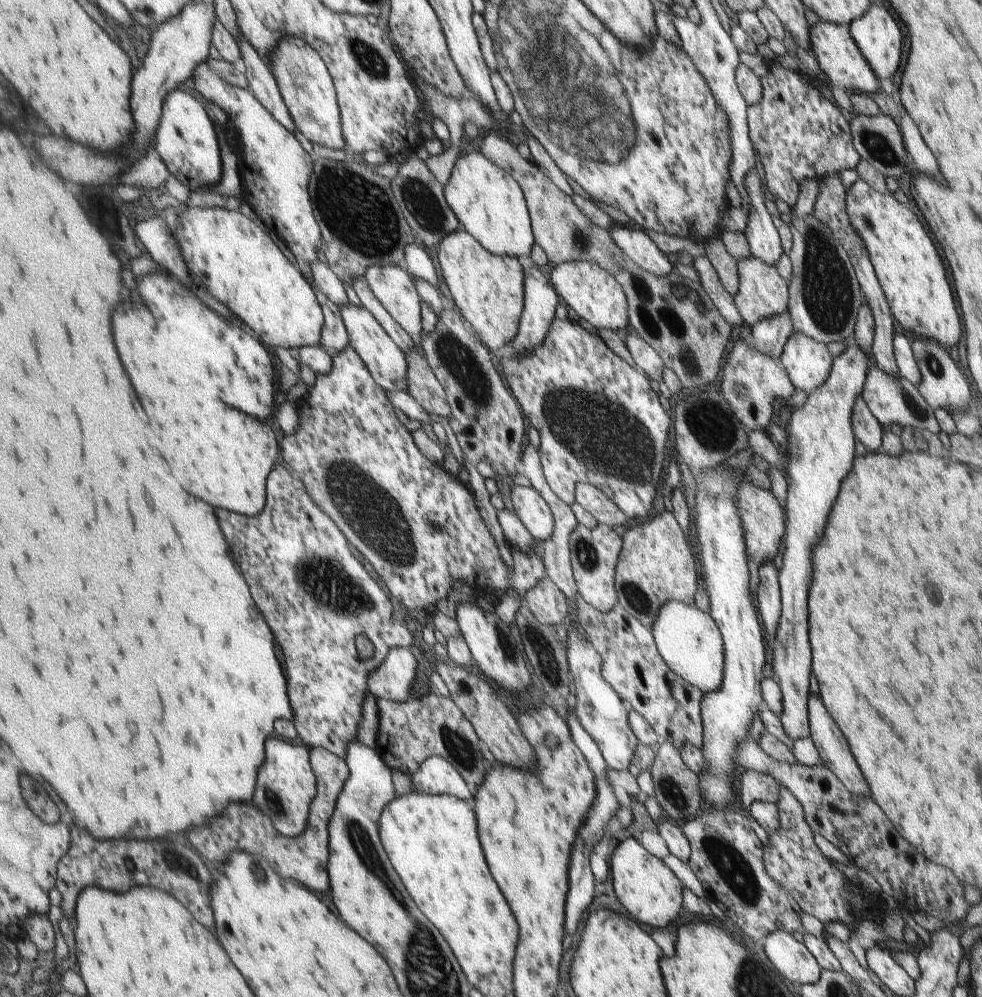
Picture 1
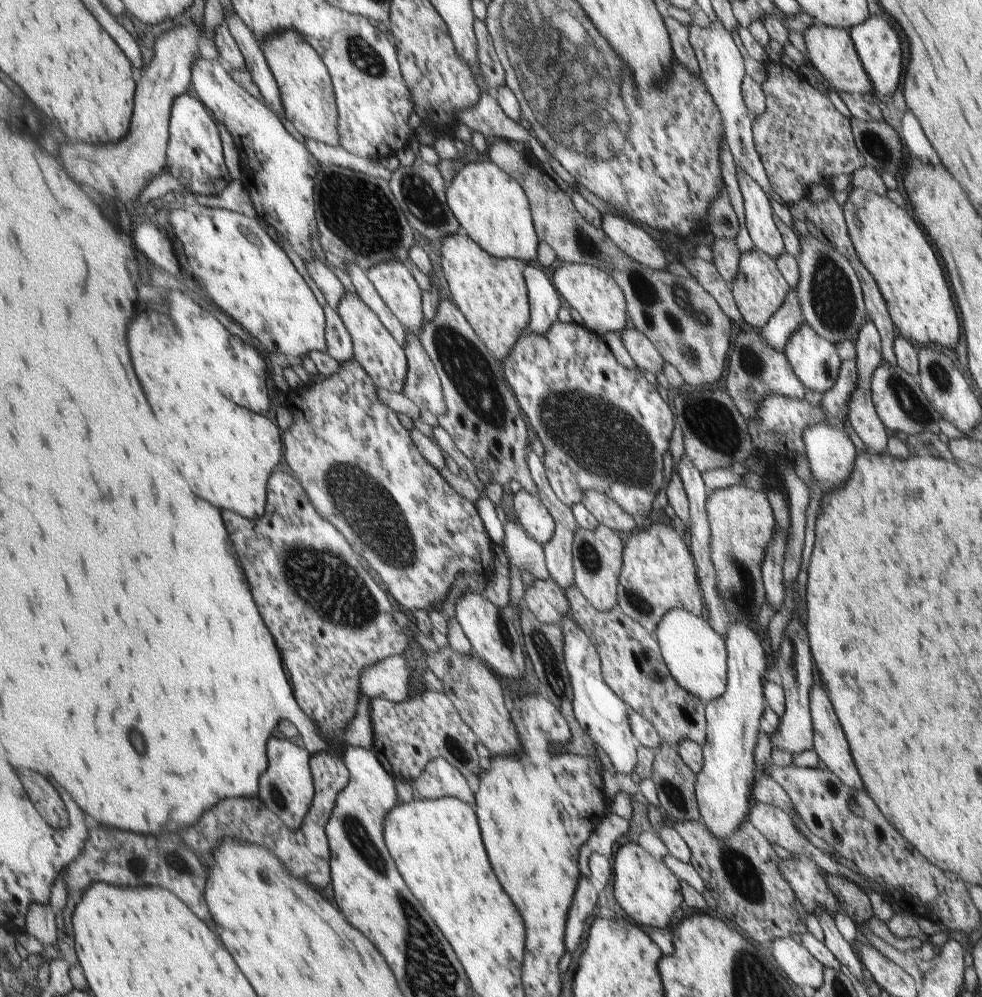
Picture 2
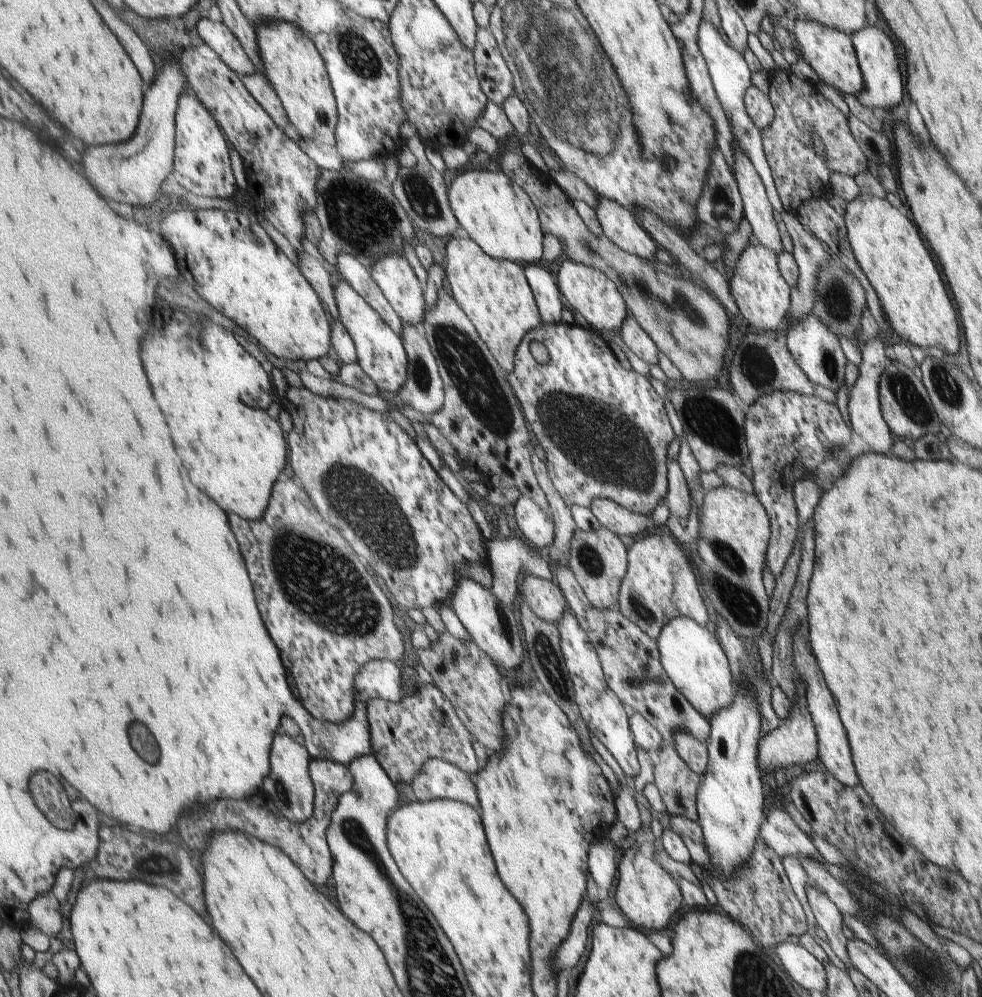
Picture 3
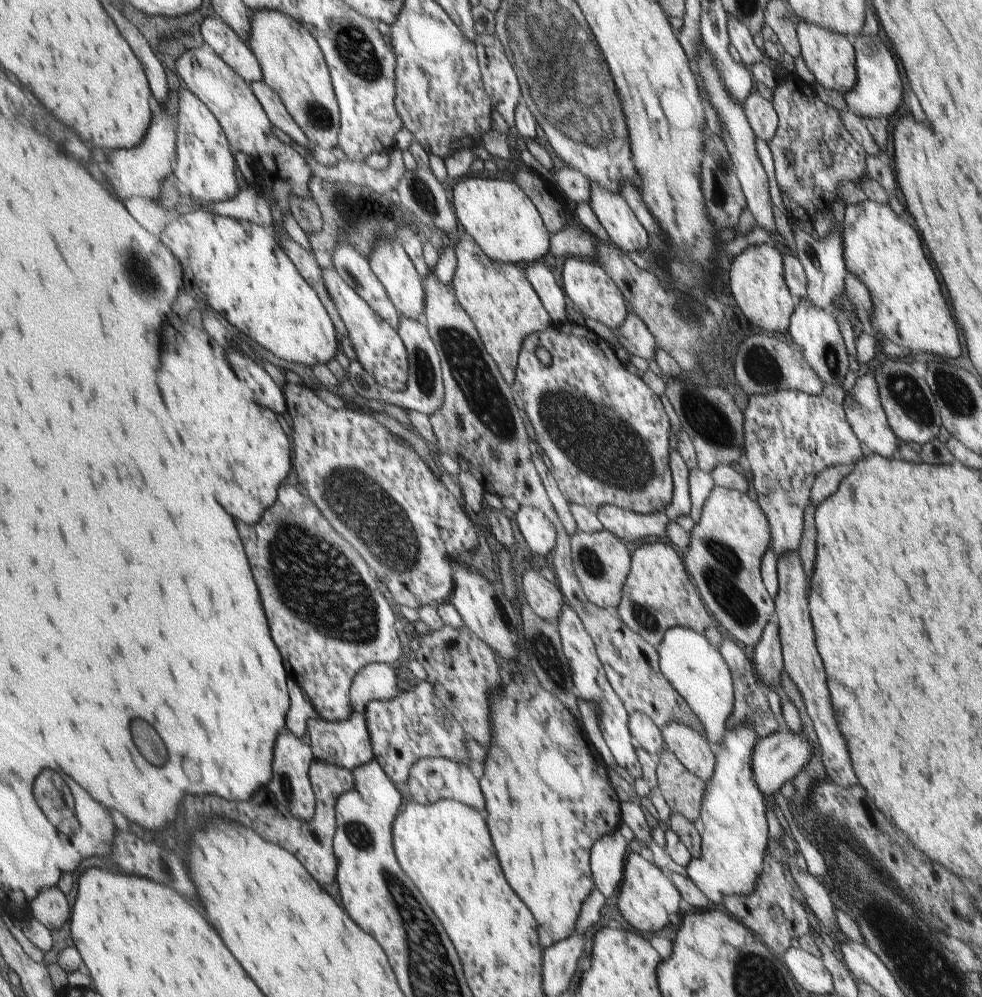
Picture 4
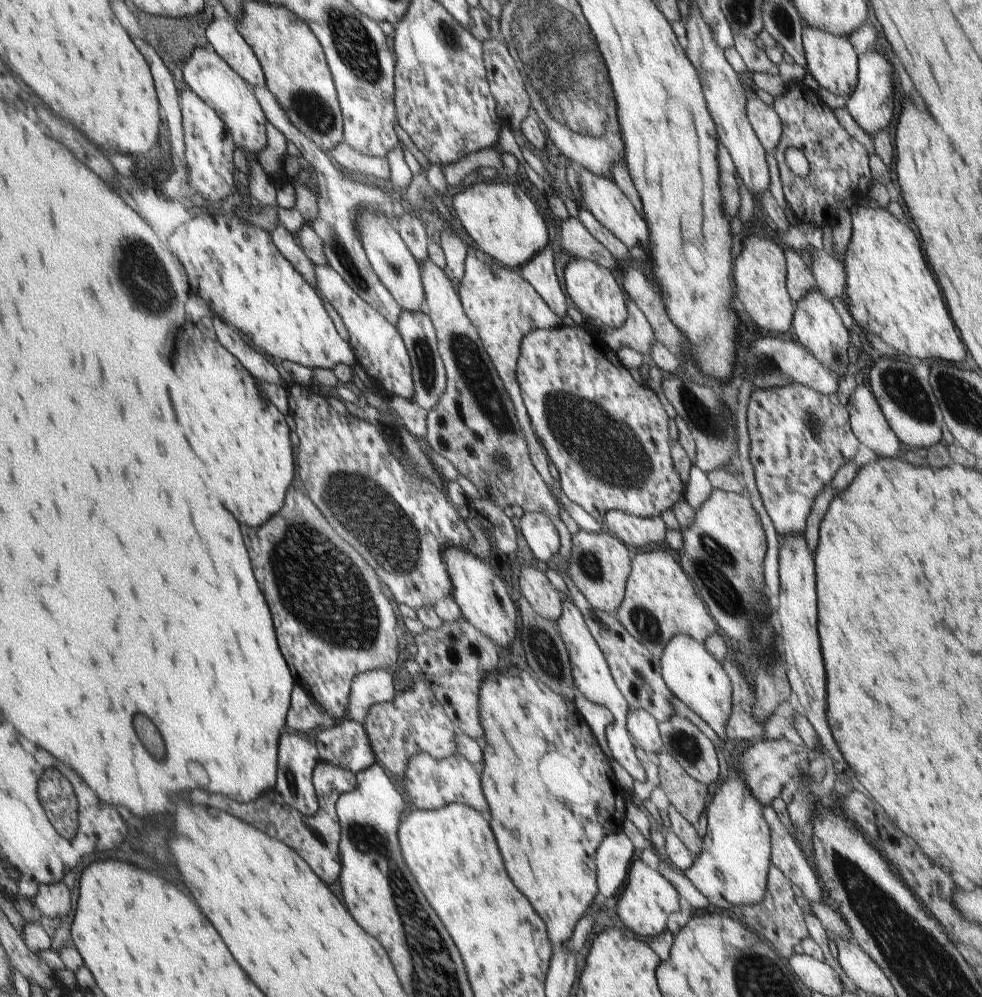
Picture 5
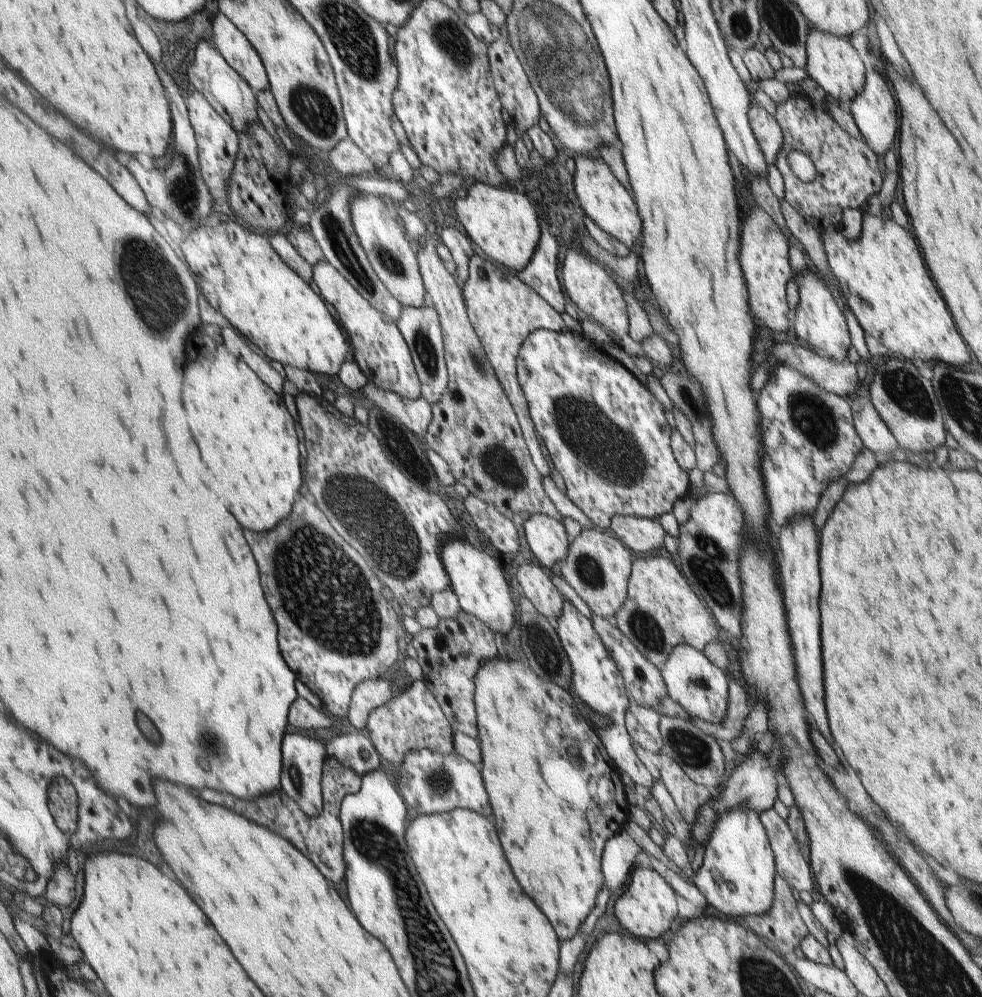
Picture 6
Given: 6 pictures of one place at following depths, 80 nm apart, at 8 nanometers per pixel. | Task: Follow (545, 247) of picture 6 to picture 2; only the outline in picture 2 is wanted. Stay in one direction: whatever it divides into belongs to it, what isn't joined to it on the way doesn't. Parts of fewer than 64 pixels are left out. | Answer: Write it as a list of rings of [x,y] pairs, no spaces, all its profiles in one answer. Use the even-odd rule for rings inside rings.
[[[535,262],[524,265],[524,277],[528,284],[532,319],[528,331],[545,334],[555,324],[557,314],[564,304],[561,302],[559,291],[555,288],[542,266],[535,266]]]

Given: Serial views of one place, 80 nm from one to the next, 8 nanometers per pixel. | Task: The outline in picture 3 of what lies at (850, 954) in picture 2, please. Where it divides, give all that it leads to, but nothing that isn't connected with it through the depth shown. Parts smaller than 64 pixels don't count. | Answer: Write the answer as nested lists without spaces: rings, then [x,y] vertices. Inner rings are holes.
[[[809,881],[804,886],[804,893],[817,926],[825,933],[833,954],[852,972],[847,953],[847,940],[841,933],[843,920],[840,917],[840,909],[833,904],[832,900],[829,900],[828,896],[825,896],[824,892]]]

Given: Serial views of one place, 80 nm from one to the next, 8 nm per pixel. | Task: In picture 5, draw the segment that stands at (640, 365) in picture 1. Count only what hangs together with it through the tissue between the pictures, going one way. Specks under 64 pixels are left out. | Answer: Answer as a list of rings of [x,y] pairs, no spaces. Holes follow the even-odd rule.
[[[631,299],[625,300],[625,306],[627,306],[627,320],[614,330],[613,336],[621,344],[637,352],[648,353],[650,344],[654,341],[652,328],[645,315]]]

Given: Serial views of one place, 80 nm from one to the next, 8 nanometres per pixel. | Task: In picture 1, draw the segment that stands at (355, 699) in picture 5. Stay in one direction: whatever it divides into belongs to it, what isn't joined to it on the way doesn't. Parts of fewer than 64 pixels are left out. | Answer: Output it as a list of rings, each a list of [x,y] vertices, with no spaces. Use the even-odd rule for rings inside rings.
[[[396,648],[389,651],[383,664],[369,672],[368,690],[378,699],[405,702],[410,699],[411,686],[417,678],[420,655],[416,648]]]

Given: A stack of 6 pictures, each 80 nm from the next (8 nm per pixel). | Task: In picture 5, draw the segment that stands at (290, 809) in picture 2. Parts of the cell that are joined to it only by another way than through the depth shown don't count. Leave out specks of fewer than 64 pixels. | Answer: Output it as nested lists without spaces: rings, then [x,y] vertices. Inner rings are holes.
[[[284,731],[279,746],[279,774],[281,793],[288,802],[305,816],[312,817],[320,810],[320,799],[314,784],[316,766],[321,761],[320,750],[311,740]]]

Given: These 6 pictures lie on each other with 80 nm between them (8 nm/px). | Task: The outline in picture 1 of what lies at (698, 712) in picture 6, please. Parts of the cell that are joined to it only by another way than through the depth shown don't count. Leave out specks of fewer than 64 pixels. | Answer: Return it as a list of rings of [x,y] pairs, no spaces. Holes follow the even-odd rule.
[[[668,601],[661,606],[649,628],[659,656],[679,678],[697,687],[703,694],[716,692],[723,685],[723,634],[711,616],[693,605]]]

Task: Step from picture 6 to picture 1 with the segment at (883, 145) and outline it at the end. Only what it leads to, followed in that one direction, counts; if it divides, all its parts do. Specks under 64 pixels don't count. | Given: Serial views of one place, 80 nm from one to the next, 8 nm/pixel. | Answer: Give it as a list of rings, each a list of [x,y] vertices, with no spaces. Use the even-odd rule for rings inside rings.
[[[883,6],[868,8],[863,16],[847,25],[853,40],[861,44],[865,60],[873,64],[877,80],[891,79],[901,60],[901,30]]]

